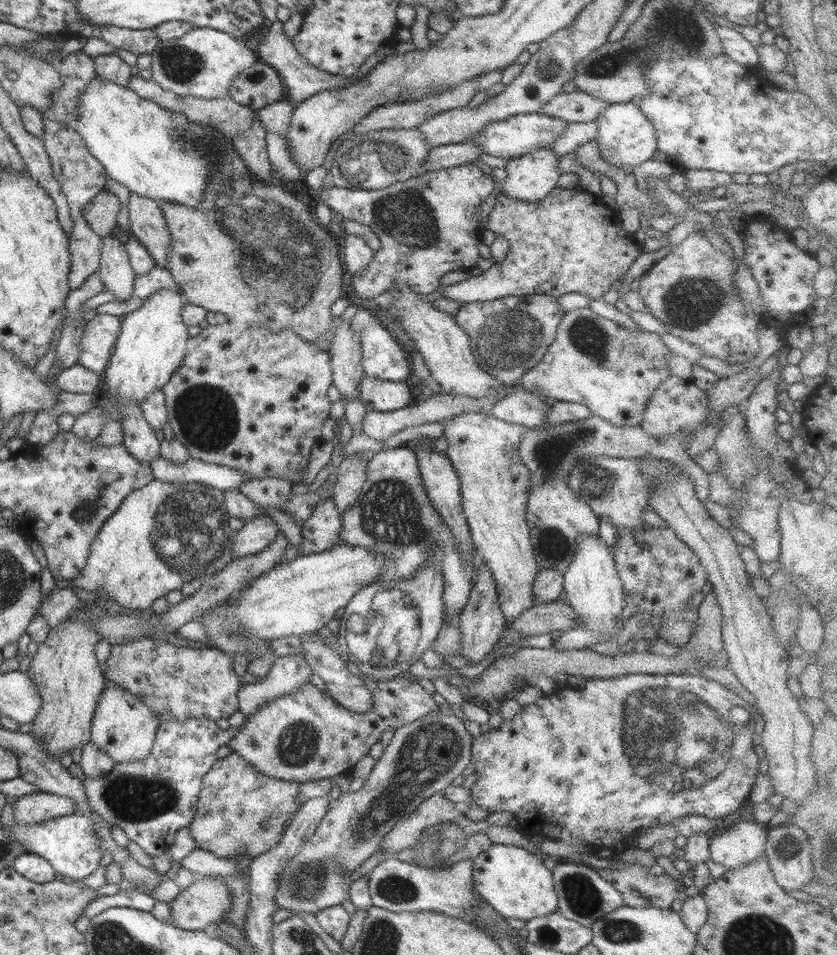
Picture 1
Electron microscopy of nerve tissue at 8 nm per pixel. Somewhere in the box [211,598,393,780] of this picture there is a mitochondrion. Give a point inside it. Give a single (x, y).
(297, 745)

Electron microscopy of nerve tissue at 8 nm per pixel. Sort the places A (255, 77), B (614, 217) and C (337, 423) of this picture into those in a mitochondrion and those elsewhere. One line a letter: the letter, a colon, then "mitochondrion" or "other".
A: other
B: other
C: other

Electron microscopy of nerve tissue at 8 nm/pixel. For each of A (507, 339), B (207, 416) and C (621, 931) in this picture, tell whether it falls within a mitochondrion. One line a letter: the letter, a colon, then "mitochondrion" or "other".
A: mitochondrion
B: mitochondrion
C: mitochondrion

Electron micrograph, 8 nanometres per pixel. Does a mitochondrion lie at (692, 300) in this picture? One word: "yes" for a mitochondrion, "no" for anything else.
yes

